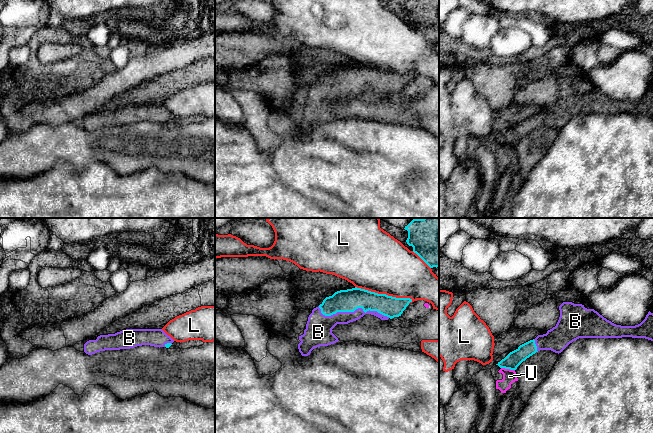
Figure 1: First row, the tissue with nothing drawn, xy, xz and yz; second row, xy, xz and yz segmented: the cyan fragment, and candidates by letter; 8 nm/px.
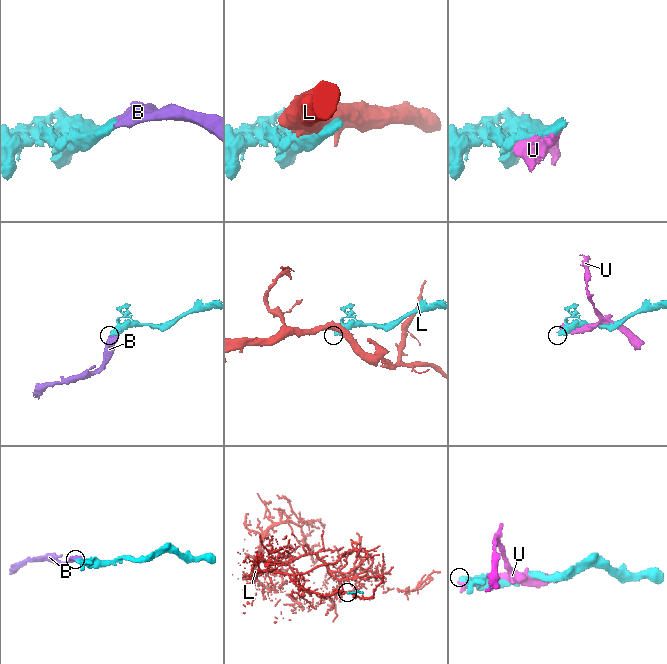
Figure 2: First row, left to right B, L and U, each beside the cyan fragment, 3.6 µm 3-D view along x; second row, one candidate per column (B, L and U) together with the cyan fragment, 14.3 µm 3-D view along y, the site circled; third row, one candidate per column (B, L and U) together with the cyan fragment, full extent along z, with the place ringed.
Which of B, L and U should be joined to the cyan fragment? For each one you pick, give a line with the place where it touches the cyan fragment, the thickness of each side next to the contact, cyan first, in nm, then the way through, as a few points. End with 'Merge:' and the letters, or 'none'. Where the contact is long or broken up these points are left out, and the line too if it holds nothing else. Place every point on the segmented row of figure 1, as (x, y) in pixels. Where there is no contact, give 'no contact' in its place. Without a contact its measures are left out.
B: meets cyan in xz at (352, 311); 180 nm thick on the cyan side, 140 nm on the other
Merge: B

